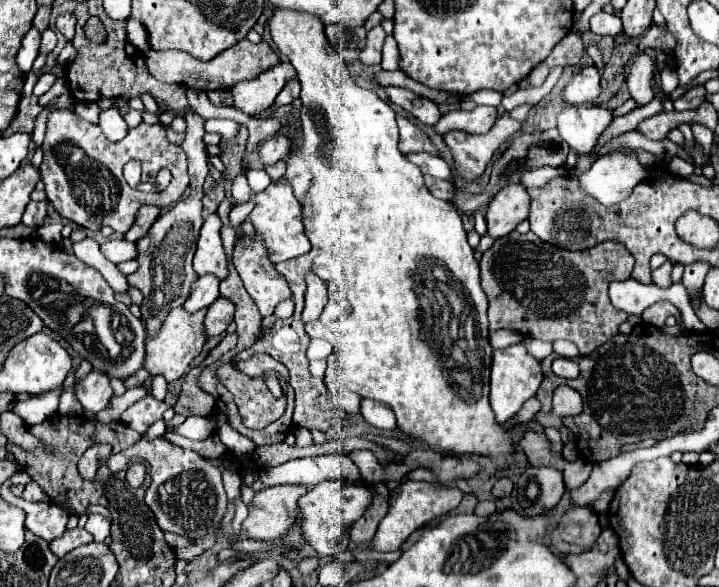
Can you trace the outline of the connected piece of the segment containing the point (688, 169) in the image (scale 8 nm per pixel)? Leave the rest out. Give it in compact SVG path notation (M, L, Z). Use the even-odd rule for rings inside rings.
M676 157L676 159L672 159L672 161L670 161L668 171L670 171L670 173L674 173L674 175L690 177L690 175L694 173L694 165L692 165L692 163L688 163L688 161L684 161L684 159L680 159L680 157Z

